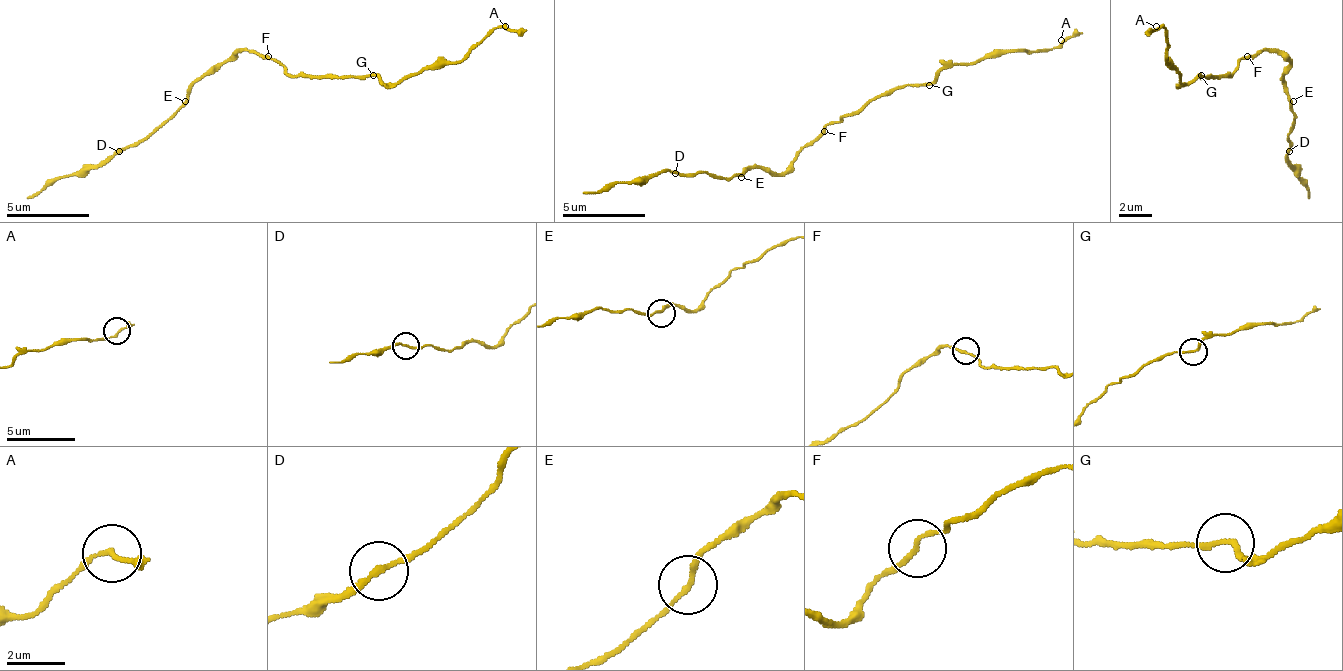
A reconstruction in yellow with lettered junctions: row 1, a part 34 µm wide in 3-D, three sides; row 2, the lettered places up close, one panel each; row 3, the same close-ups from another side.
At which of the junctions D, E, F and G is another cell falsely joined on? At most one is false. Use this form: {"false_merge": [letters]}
{"false_merge": ["G"]}

